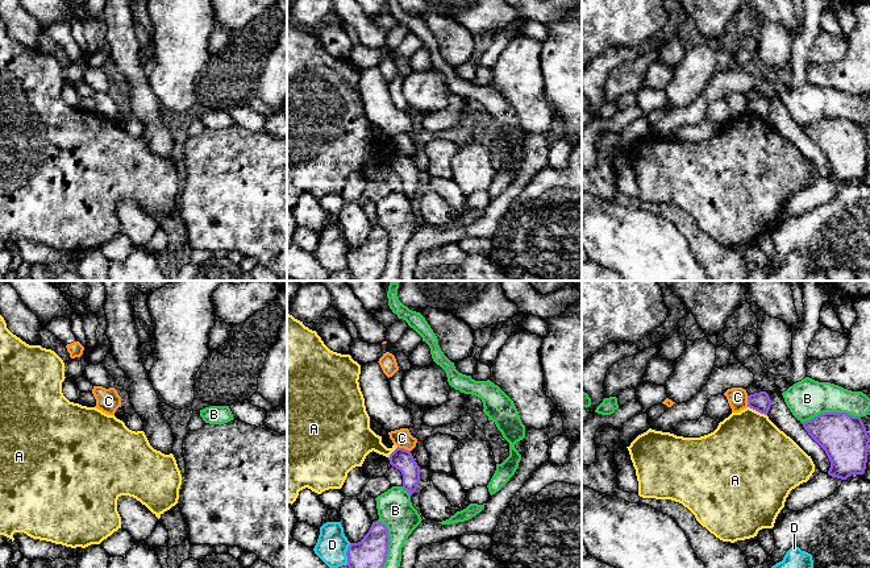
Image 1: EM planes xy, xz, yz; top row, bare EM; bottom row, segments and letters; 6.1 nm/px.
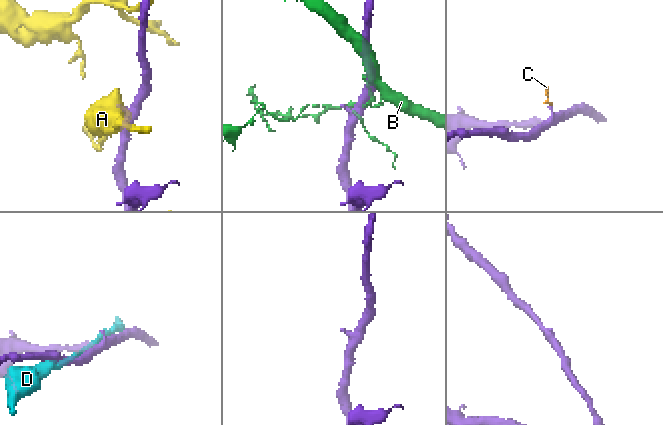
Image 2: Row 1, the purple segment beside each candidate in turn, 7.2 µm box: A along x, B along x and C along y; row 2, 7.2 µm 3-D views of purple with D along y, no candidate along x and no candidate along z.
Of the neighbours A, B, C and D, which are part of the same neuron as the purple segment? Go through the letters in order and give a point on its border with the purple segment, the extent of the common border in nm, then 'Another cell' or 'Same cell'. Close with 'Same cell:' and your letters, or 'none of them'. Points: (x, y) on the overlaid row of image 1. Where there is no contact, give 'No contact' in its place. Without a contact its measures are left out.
A: Touches purple at yz (757, 410). Shared border 130 nm. Another cell
B: Touches purple at yz (829, 413). Shared border 380 nm. Another cell
C: Touches purple at xz (403, 448). Shared border 90 nm. Another cell
D: Touches purple at xz (346, 554). Shared border 140 nm. Another cell
Same cell: none of them

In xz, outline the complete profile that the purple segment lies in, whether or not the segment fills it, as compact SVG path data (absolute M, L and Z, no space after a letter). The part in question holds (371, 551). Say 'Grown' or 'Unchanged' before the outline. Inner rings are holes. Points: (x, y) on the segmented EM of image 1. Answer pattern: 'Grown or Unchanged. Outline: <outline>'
Unchanged. Outline: M372 522L369 532L358 543L350 543L346 556L349 568L383 568L388 554L388 528Z

